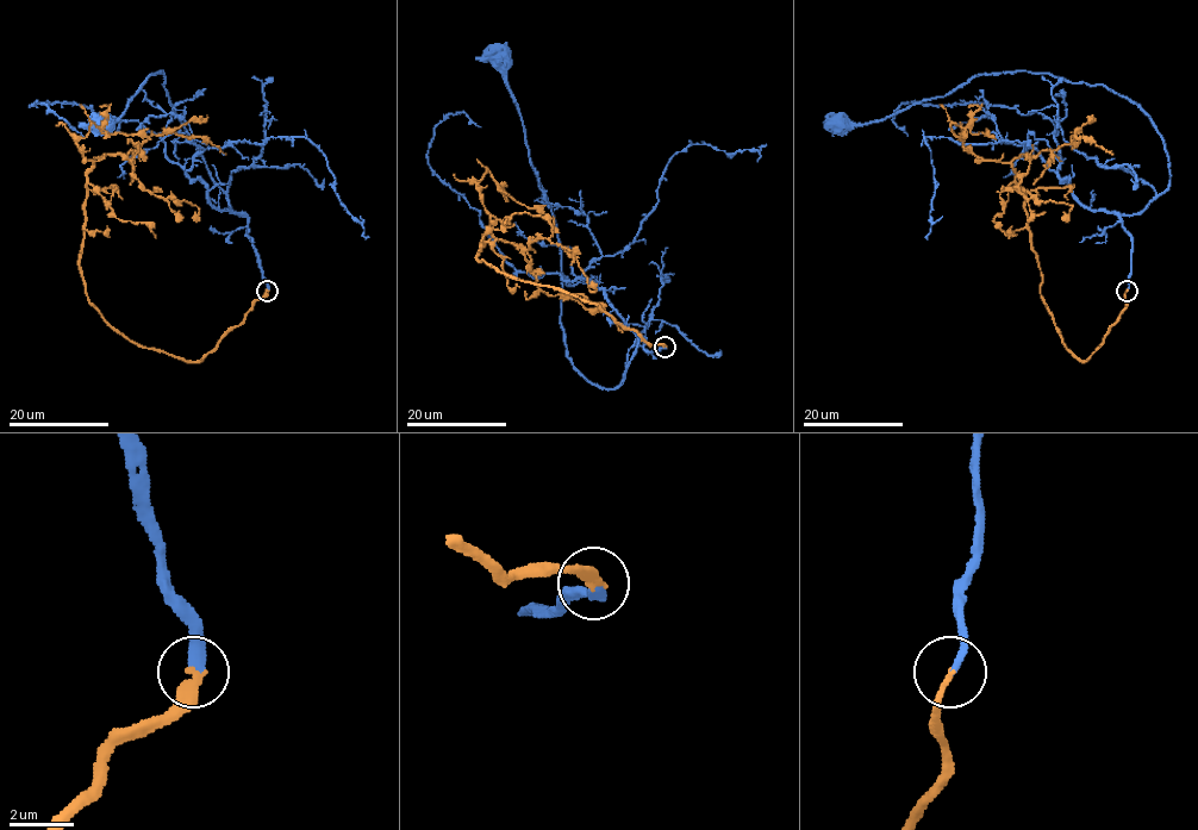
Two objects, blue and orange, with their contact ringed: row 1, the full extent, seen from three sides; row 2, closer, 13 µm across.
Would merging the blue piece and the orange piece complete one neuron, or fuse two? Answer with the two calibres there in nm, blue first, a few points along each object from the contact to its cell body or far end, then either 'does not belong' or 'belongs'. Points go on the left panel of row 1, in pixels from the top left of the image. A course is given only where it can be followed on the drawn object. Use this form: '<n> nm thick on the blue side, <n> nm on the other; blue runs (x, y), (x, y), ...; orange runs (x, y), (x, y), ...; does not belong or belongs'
280 nm thick on the blue side, 240 nm on the other; blue runs (268, 291), (245, 216), (236, 213), (169, 104), (161, 72), (150, 74), (112, 124), (100, 124); orange runs (267, 291), (197, 361), (130, 342), (87, 295), (80, 255), (92, 162), (175, 132), (206, 137), (225, 155); belongs

